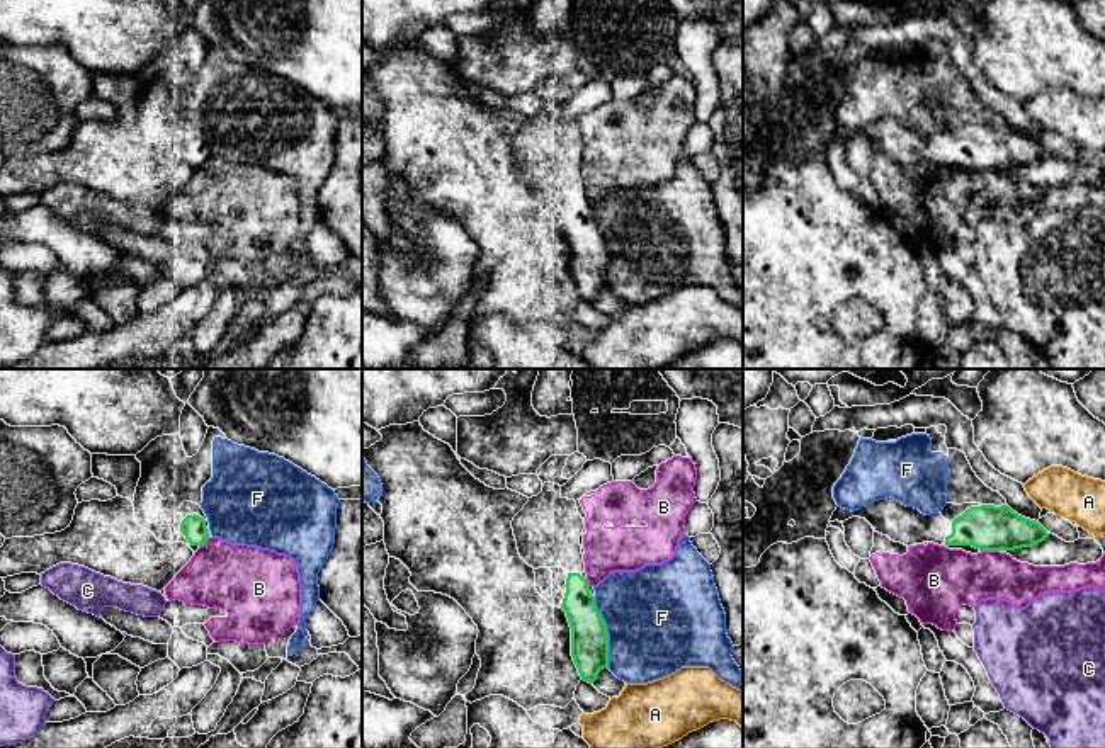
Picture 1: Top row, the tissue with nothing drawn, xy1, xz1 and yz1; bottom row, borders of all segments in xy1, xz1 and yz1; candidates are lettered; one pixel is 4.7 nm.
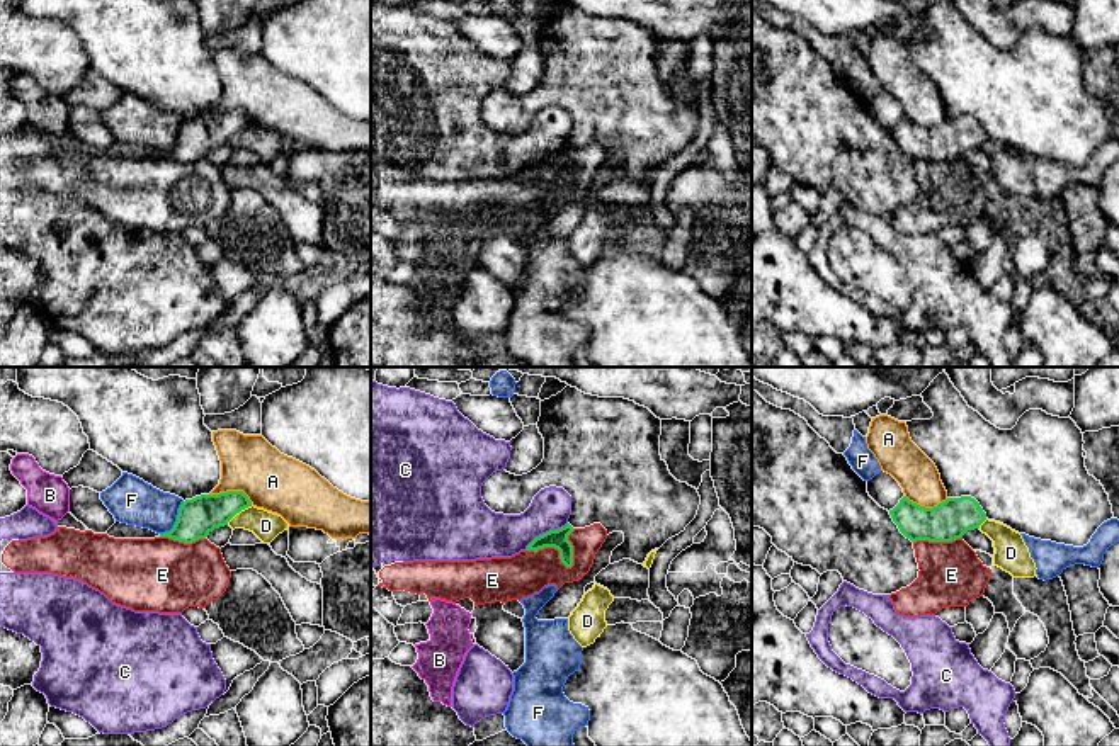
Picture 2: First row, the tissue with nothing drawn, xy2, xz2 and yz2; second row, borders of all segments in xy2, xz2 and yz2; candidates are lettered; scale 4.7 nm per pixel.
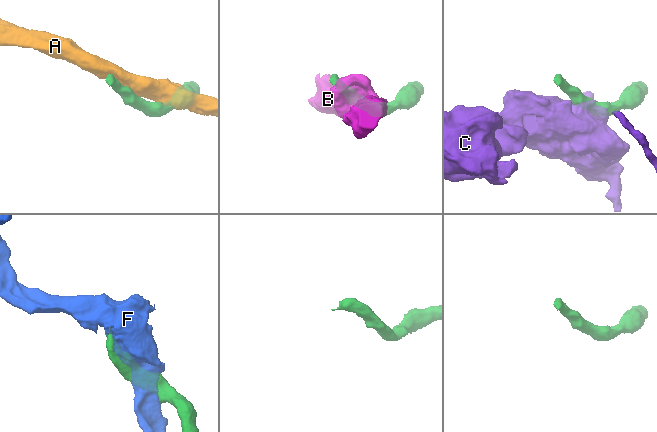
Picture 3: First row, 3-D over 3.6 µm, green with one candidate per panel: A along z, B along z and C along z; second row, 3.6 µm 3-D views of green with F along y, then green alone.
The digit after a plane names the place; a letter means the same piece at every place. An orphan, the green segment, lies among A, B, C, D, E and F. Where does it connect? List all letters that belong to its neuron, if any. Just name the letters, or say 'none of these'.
none of these

